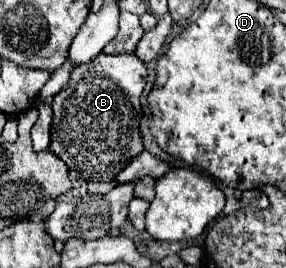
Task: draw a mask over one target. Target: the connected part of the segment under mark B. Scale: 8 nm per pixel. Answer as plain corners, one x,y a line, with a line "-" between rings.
100,53
90,63
82,63
78,69
72,69
68,83
60,89
58,95
52,97
54,107
54,127
52,127
52,143
50,149
56,157
60,157
70,169
76,169
84,175
86,181
112,181
126,163
142,151
140,139
140,95
146,85
146,65
134,53
106,55

